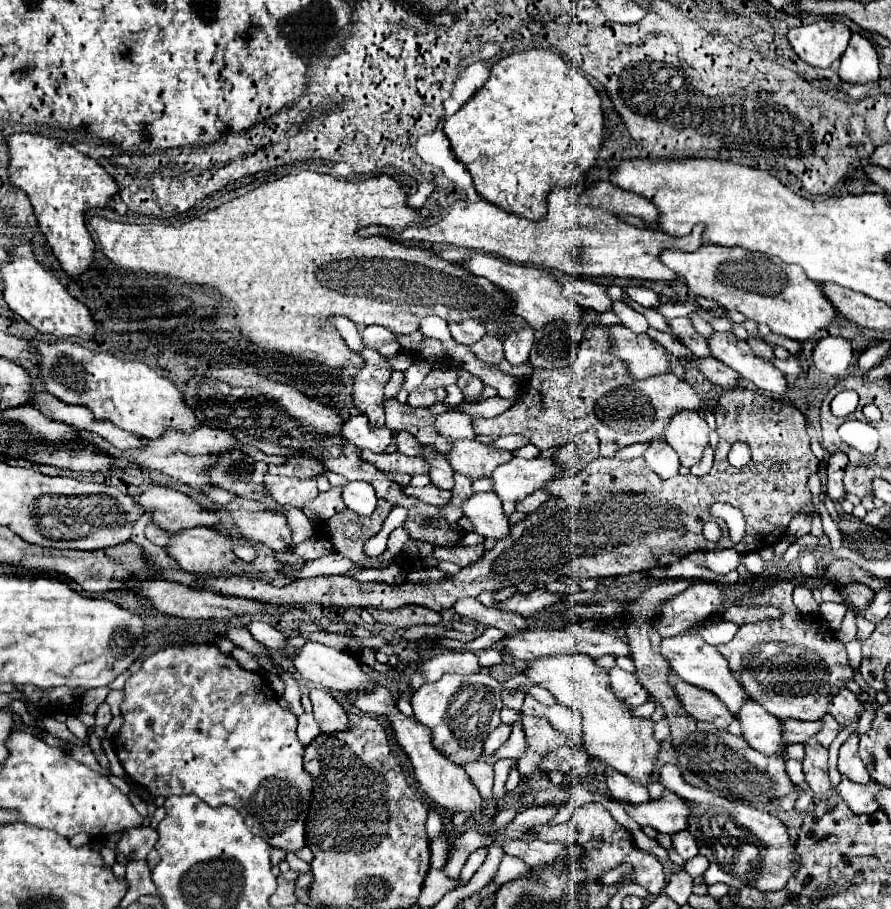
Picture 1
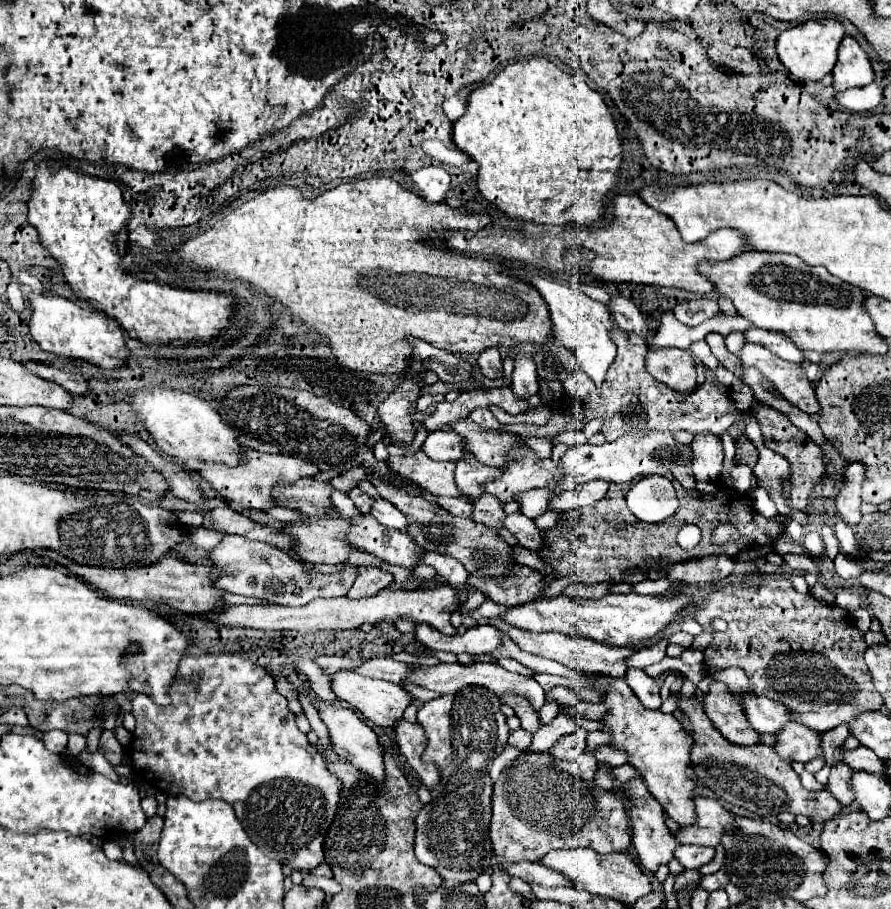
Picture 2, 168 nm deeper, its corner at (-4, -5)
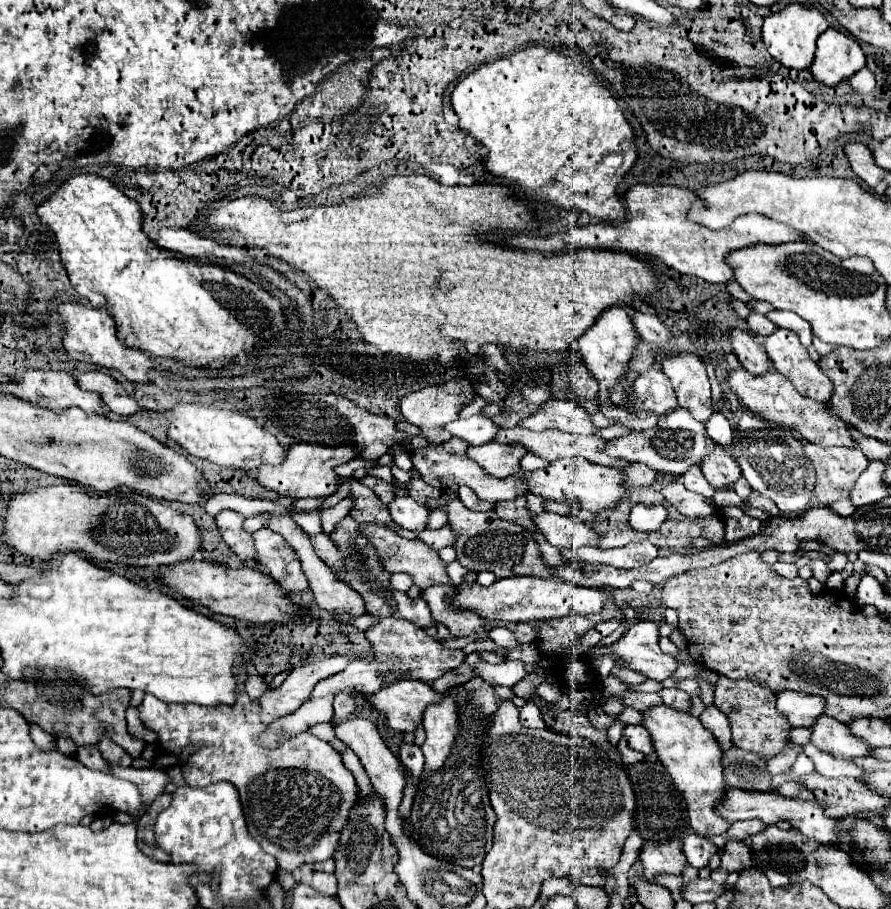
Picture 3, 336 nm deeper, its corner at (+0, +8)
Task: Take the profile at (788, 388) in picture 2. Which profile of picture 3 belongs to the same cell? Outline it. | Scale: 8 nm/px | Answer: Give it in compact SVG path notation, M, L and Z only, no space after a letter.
M776 329L768 337L762 337L762 347L774 363L776 371L790 379L798 393L818 403L826 403L830 399L830 379L820 373L818 365L810 359L806 347L800 345L792 331Z

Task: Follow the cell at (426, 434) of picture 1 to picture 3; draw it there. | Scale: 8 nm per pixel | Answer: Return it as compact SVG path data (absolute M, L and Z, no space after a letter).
M512 427L512 429L502 429L494 437L494 441L508 443L508 445L514 445L514 443L522 445L546 461L554 461L562 457L584 457L588 461L610 465L610 467L626 465L626 461L616 461L608 457L606 453L602 453L600 447L604 439L594 437L594 435L572 435L558 429L530 431L524 427Z

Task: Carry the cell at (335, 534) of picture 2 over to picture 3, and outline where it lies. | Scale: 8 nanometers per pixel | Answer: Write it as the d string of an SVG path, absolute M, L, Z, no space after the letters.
M362 523L360 525L360 533L370 541L370 545L376 549L376 555L382 563L382 567L388 573L408 573L414 579L414 585L420 587L430 587L430 585L442 585L442 583L450 583L446 571L444 571L444 561L436 555L436 551L432 551L430 547L426 547L422 541L418 539L404 539L398 537L392 529L386 529L382 525L376 523Z

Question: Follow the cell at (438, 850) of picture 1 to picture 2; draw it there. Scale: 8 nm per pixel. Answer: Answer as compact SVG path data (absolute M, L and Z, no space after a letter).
M466 686L456 694L444 694L432 702L426 702L418 710L418 722L424 728L424 734L428 738L426 754L422 756L424 762L434 762L440 772L440 784L430 790L432 800L422 806L422 810L416 816L416 858L432 866L444 880L456 880L456 882L468 882L476 880L484 870L492 866L492 842L488 834L490 814L492 814L492 780L488 776L492 760L500 754L504 742L508 740L508 724L506 716L500 710L502 700L482 686Z

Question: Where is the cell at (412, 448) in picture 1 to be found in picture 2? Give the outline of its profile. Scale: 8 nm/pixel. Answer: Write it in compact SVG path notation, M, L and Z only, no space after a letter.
M438 430L432 432L422 450L432 458L432 460L462 460L466 454L466 448L462 446L462 438L456 438L454 432L450 430Z

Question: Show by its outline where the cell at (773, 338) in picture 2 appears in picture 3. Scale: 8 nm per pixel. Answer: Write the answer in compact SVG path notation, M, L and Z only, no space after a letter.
M770 311L766 317L768 317L776 327L794 331L794 333L798 335L800 343L806 345L806 347L810 347L810 343L812 343L812 331L810 331L810 325L808 325L802 317L798 317L796 313L790 313L790 311Z

